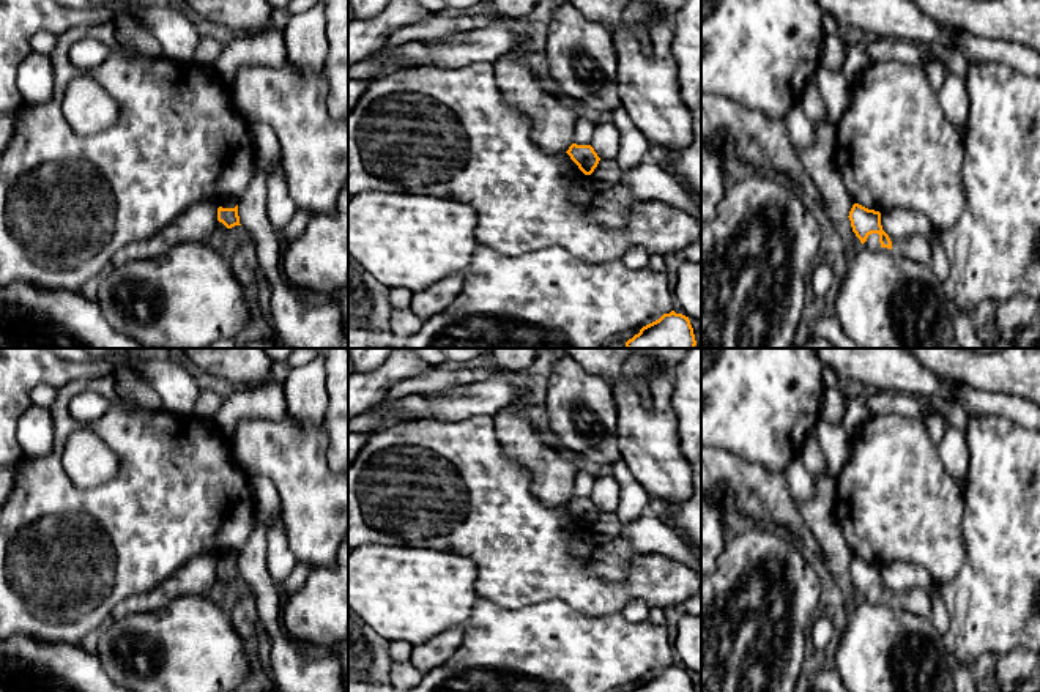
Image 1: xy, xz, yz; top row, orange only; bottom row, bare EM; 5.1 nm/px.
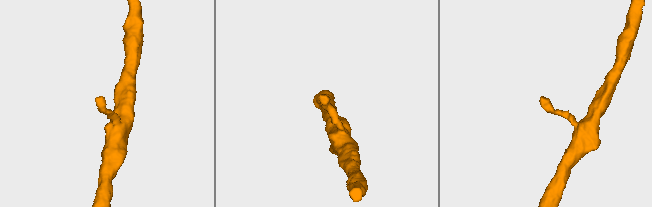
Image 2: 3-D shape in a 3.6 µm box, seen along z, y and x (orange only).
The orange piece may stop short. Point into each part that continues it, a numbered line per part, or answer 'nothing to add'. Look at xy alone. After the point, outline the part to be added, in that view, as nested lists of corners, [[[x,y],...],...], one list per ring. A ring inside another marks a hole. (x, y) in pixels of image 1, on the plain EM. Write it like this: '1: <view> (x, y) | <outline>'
nothing to add

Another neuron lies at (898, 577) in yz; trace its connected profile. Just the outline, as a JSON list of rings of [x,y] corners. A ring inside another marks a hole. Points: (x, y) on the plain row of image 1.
[[[893,561],[881,566],[882,583],[892,594],[892,602],[897,605],[900,596],[911,588],[927,590],[934,579],[922,566],[906,561]]]

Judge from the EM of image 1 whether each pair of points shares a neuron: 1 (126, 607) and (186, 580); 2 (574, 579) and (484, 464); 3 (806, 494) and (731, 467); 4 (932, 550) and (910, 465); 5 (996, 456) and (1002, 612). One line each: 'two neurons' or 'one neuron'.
1: one neuron
2: one neuron
3: two neurons
4: one neuron
5: one neuron

